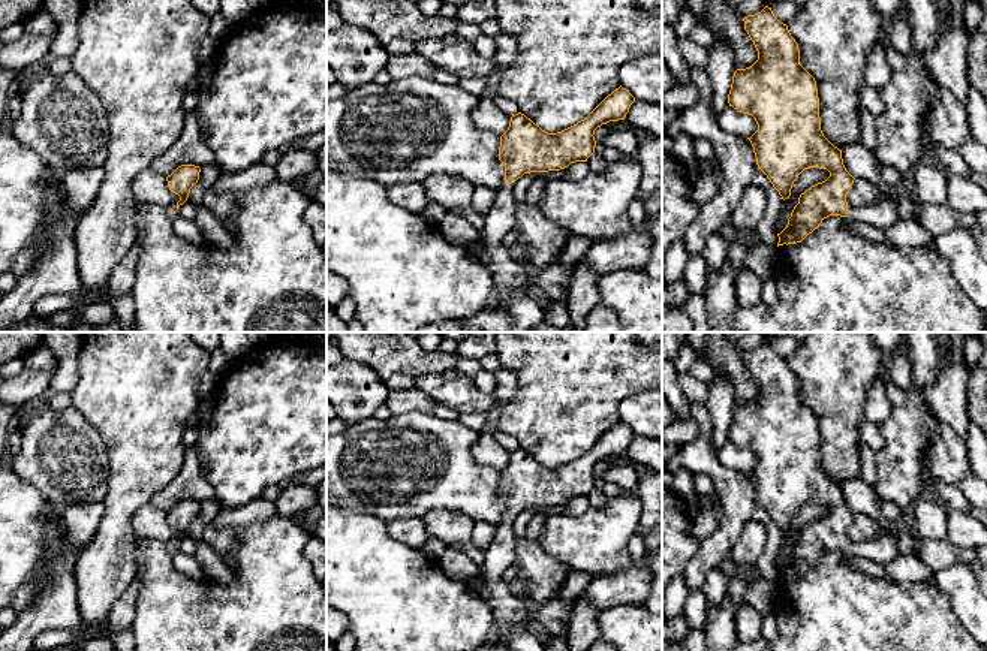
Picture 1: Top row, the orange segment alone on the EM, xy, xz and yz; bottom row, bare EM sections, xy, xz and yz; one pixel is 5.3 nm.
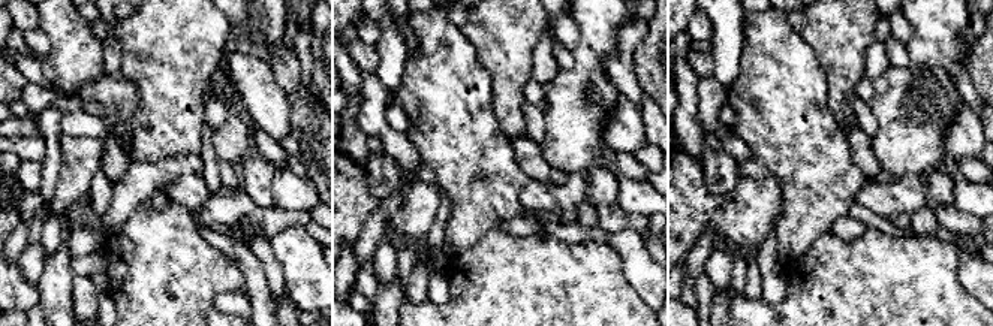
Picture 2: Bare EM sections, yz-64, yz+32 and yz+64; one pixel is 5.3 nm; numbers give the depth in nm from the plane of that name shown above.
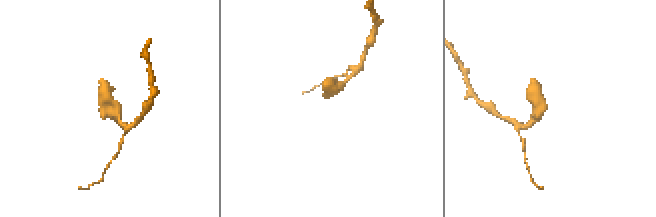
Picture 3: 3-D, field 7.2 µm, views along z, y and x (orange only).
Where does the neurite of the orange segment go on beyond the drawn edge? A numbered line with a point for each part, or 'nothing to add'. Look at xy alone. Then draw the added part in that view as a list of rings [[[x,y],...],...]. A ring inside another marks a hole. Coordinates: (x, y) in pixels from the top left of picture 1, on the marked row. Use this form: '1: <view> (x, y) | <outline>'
nothing to add

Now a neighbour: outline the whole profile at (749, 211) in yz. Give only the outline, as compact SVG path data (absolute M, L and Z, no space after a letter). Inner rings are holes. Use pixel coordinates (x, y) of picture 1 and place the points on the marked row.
M753 183L744 190L737 208L728 217L741 236L755 236L759 221L764 217L767 196L762 189Z

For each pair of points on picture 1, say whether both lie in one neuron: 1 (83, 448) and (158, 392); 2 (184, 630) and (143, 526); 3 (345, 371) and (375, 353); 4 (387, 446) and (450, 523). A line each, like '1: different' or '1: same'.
1: different
2: different
3: different
4: different

